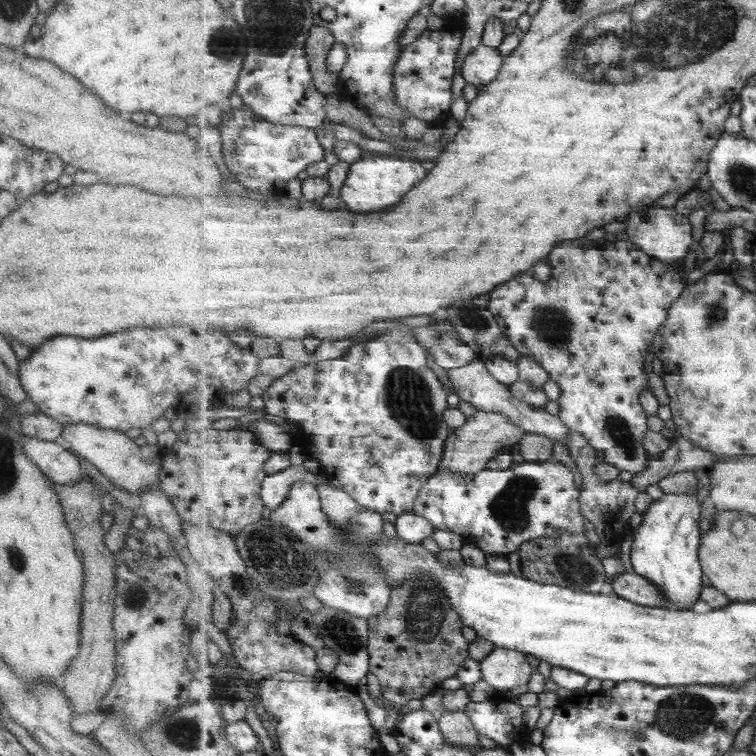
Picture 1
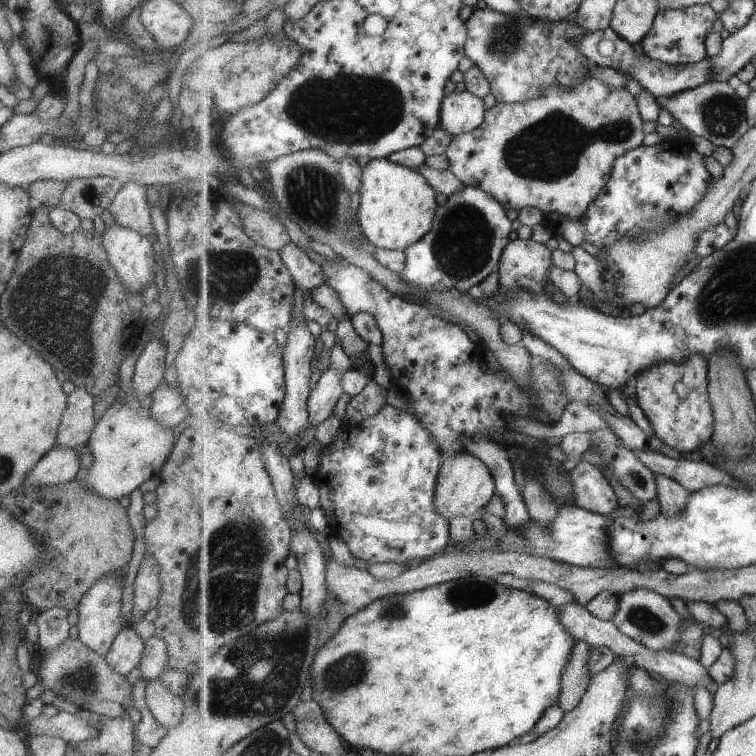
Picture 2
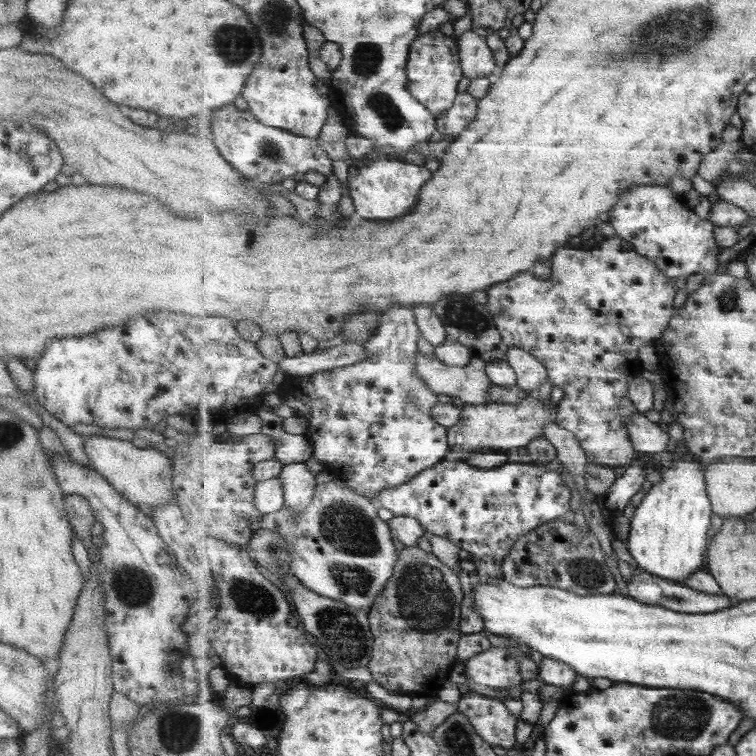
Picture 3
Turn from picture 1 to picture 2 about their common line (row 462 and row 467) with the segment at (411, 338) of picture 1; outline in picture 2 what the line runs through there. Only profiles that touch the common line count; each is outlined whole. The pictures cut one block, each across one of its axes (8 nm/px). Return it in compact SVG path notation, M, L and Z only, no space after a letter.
M386 405L359 426L344 419L337 436L320 451L319 467L311 476L320 488L319 506L330 516L331 536L341 538L356 559L370 564L409 562L415 567L450 545L449 518L437 507L438 480L446 452L419 418Z

